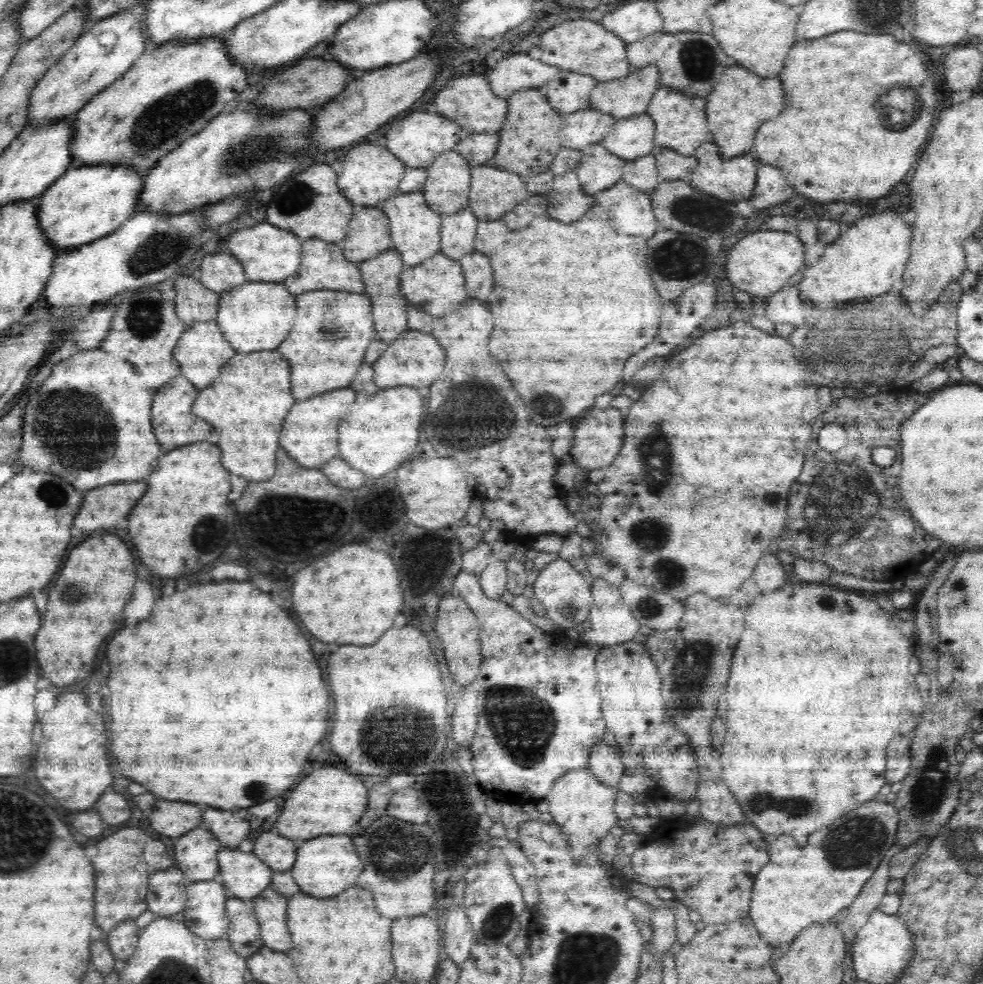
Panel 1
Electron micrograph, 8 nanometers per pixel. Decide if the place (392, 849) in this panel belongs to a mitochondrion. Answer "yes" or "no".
yes

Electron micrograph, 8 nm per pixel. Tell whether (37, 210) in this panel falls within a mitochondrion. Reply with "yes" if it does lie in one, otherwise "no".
no

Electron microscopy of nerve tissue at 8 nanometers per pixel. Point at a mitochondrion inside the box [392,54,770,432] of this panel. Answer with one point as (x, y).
(678, 259)

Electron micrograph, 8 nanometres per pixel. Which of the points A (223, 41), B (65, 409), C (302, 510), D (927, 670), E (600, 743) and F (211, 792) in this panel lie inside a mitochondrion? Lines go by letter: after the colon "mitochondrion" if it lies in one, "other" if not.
A: other
B: mitochondrion
C: mitochondrion
D: other
E: other
F: other

